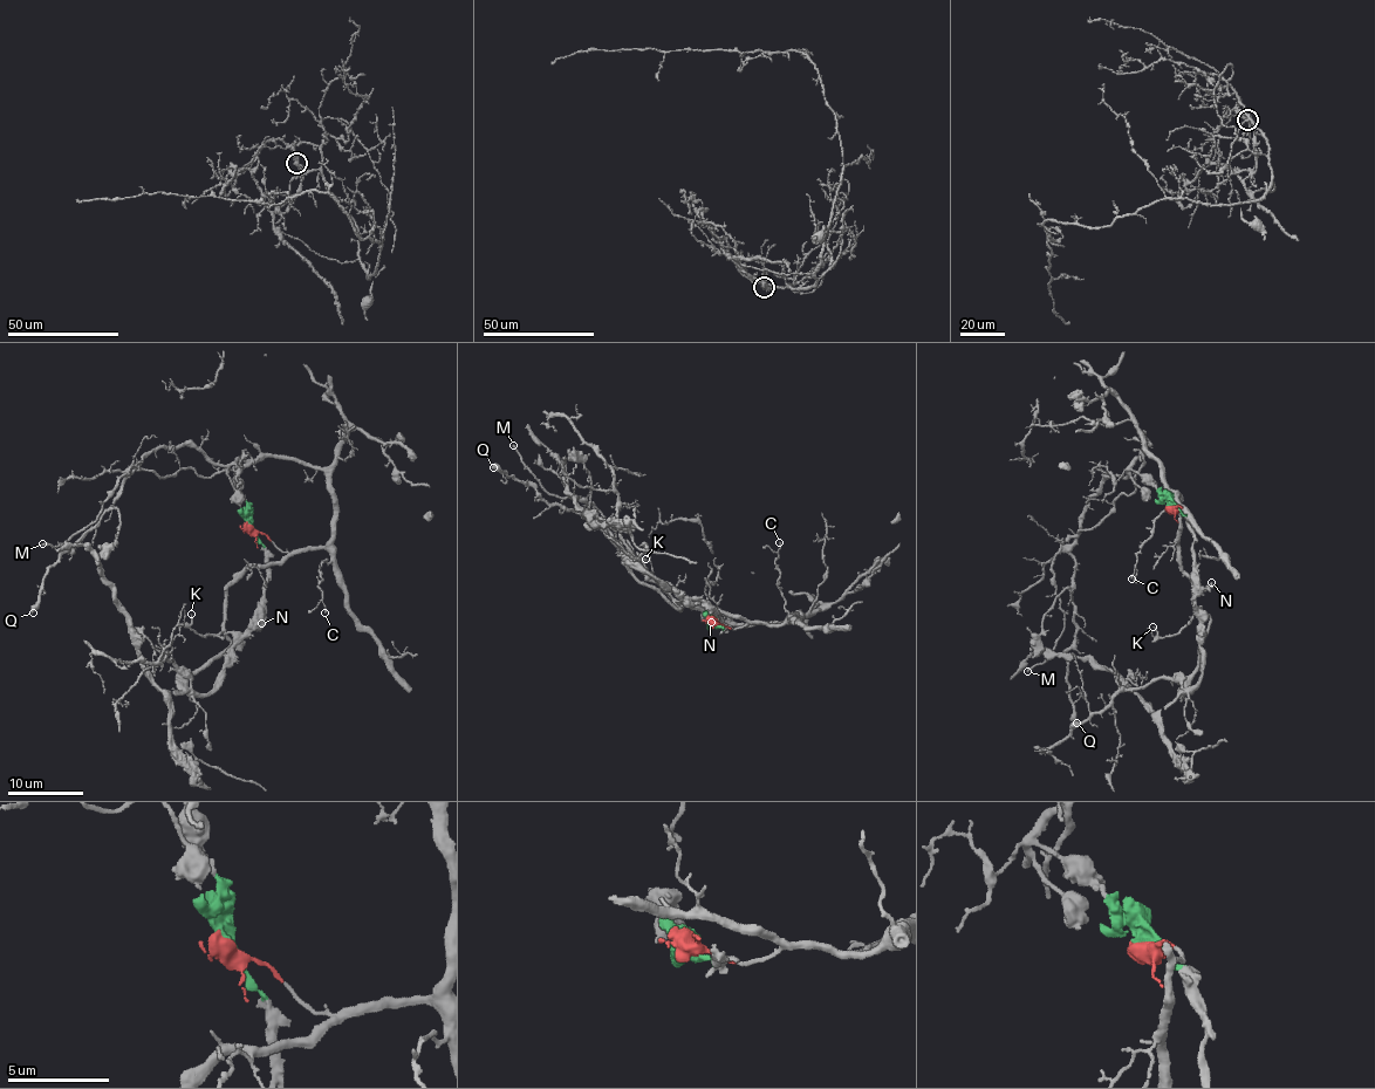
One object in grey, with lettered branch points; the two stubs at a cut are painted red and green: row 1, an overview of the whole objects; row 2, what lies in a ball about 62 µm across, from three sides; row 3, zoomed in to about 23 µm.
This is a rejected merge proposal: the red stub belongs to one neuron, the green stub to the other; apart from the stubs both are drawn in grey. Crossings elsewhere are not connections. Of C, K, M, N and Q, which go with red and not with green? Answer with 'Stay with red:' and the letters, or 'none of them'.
Stay with red: C, K, M, Q

